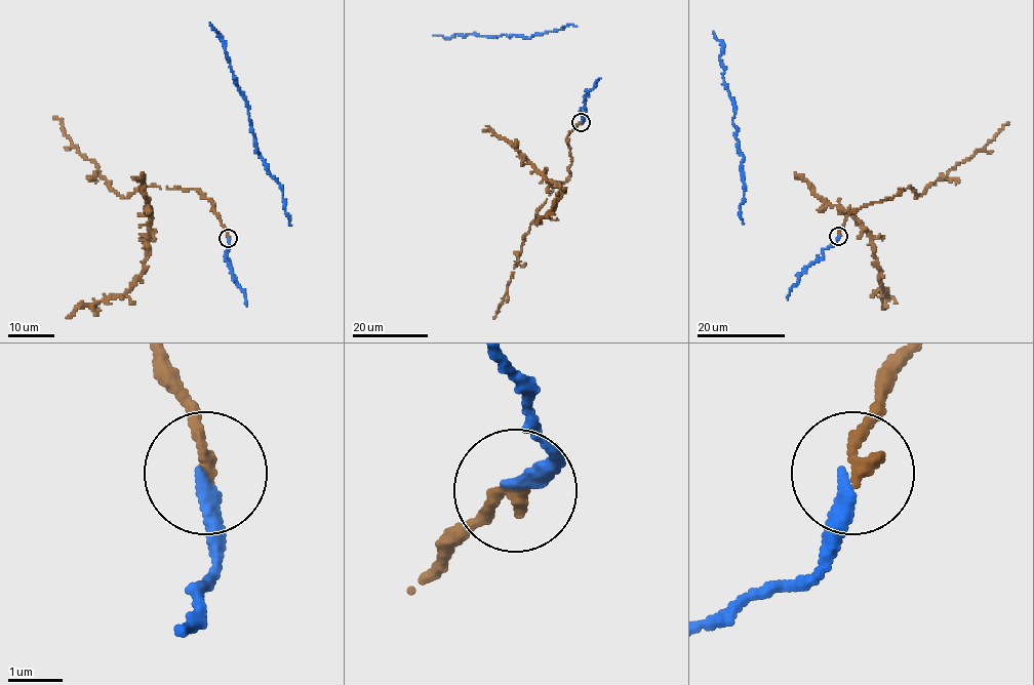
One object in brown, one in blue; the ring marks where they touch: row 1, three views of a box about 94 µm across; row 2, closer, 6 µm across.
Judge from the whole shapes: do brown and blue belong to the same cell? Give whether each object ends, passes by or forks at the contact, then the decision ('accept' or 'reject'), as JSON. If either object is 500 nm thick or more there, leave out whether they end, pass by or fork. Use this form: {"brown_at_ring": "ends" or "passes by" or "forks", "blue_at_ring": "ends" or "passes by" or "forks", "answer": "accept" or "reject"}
{"brown_at_ring": "ends", "blue_at_ring": "ends", "answer": "accept"}

